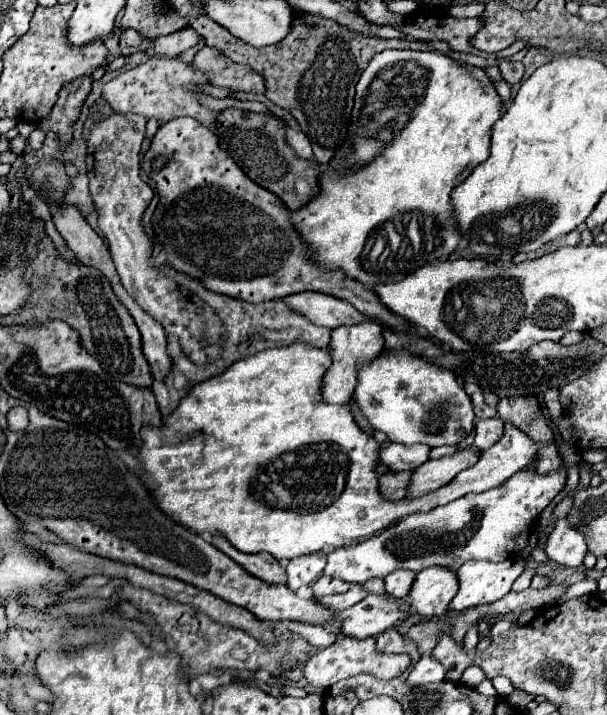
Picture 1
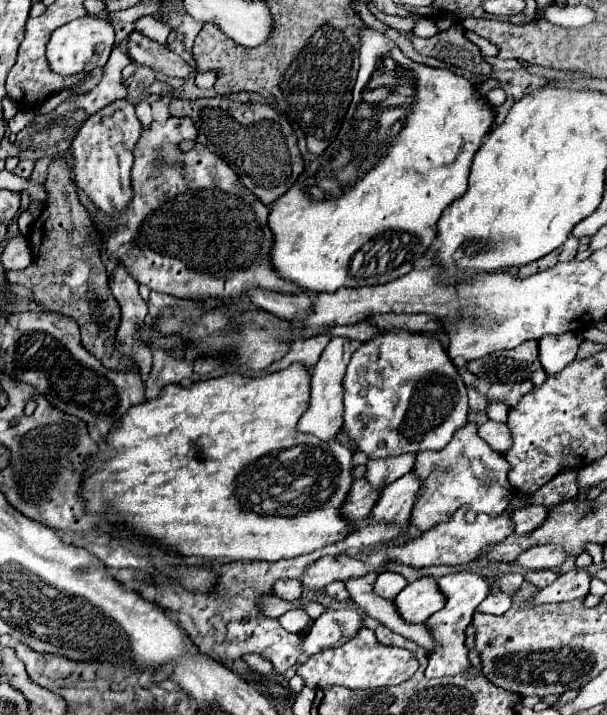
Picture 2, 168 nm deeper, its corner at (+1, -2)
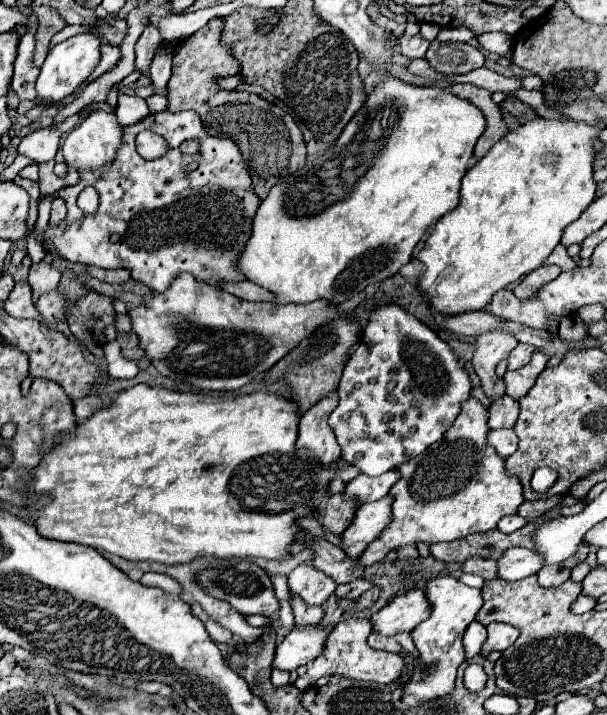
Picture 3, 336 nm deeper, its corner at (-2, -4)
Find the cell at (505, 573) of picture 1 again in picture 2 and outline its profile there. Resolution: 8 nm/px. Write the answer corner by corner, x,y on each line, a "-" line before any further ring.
460,570
460,572
446,574
446,576
438,578
438,586
446,596
446,606
426,620
426,626
430,628
430,632
438,644
438,648
430,654
426,678
454,676
454,674
458,674
456,670
462,670
462,674
468,674
470,660
468,660
468,648
464,646
464,640
466,640
464,630
472,622
472,614
474,614
476,606
492,592
492,584
482,574

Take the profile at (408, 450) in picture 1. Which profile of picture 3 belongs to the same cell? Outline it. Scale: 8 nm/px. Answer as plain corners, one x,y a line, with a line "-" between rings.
391,470
385,472
383,476
371,478
371,476
355,476
343,490
343,494
351,500
355,500
357,504
365,504
365,502
375,502
381,500
383,496
387,496
389,488
399,480
399,472

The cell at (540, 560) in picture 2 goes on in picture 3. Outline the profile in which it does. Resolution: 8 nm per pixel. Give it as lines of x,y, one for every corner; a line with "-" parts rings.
509,548
497,560
497,576
501,580
513,582
513,580
527,578
531,574
537,574
541,566
543,564
535,560
535,554
529,548

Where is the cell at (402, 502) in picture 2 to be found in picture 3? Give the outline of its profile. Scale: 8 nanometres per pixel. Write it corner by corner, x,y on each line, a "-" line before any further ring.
385,496
385,500
379,500
375,504
361,504
355,512
353,522
349,528
341,534
341,550
347,558
359,558
363,548
387,528
391,522
391,496

